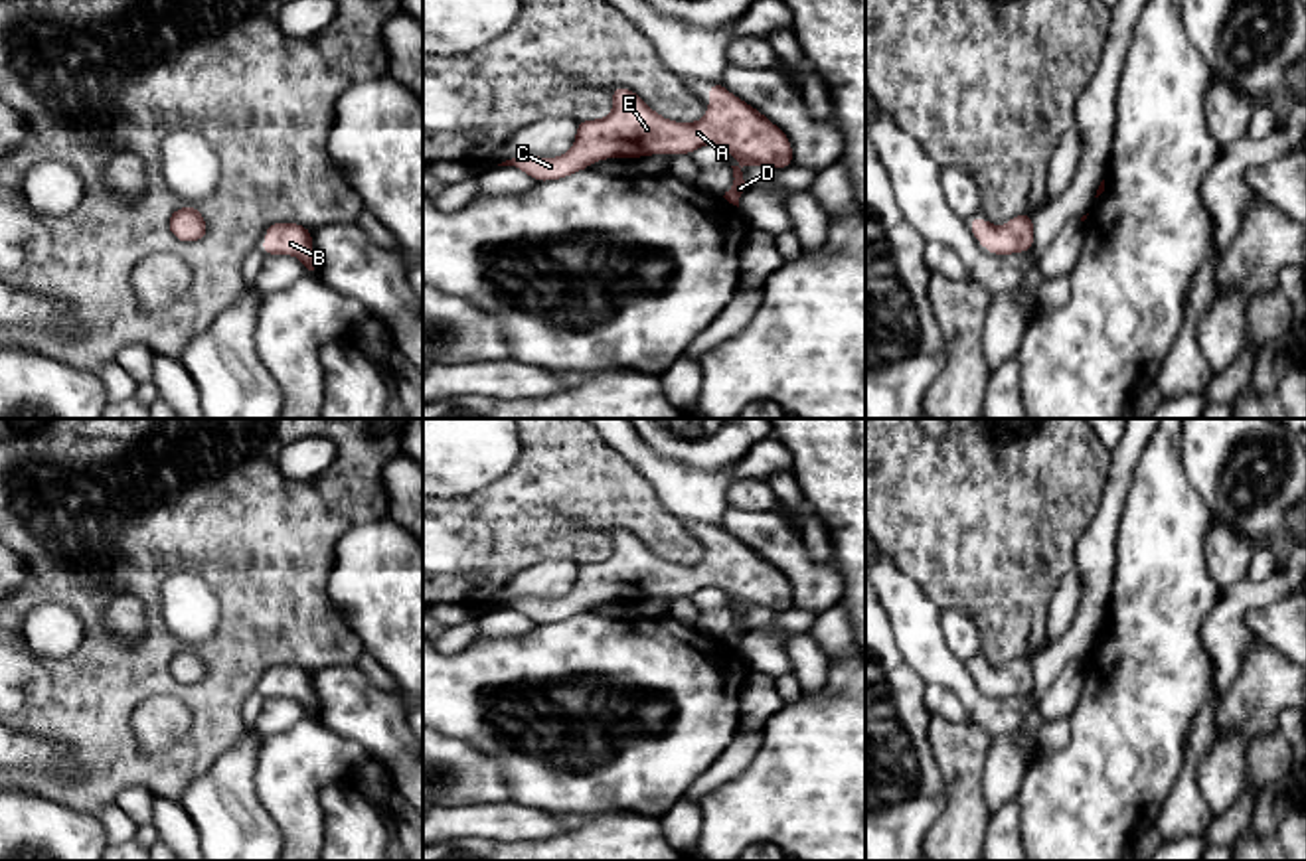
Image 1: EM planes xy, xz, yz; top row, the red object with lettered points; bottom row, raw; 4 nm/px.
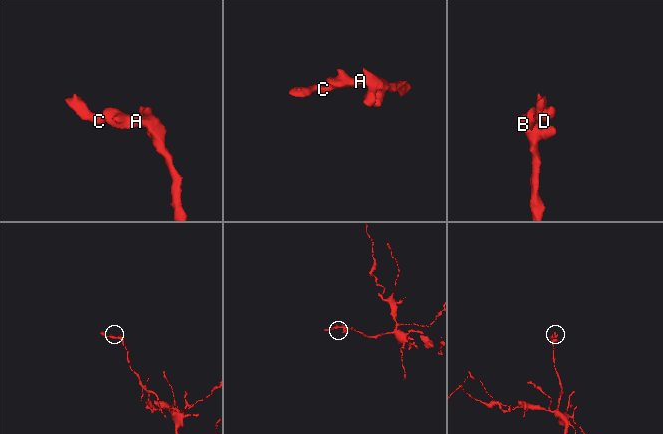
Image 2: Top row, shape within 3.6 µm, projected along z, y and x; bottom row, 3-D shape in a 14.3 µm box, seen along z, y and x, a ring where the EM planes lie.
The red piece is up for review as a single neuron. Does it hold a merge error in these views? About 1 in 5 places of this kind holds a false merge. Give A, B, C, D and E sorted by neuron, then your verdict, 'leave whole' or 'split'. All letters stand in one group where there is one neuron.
A B C D E; leave whole

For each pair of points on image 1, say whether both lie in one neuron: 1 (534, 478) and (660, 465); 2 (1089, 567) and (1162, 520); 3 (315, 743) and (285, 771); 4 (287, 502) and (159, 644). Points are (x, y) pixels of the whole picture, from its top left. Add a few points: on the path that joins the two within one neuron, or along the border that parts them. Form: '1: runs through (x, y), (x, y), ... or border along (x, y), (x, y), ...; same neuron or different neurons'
1: border along (601, 439), (651, 484), (662, 504); different neurons
2: border along (1125, 504), (1119, 516), (1117, 563), (1109, 595); different neurons
3: runs through (307, 751), (293, 765); same neuron
4: runs through (238, 522), (208, 522), (153, 577), (153, 595); same neuron

